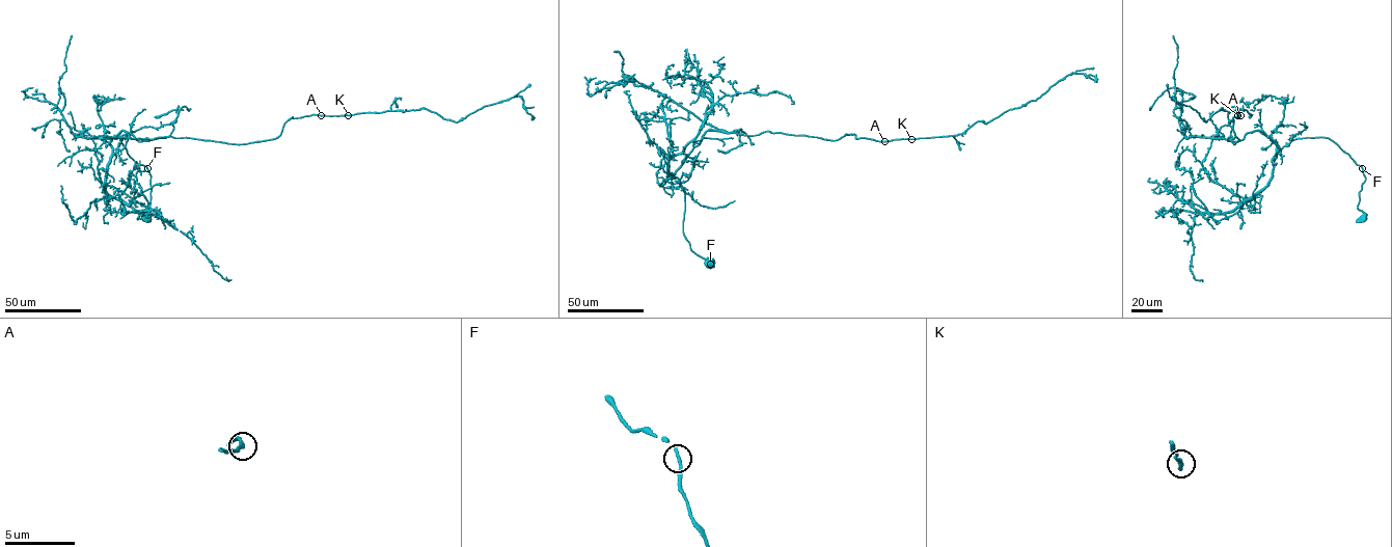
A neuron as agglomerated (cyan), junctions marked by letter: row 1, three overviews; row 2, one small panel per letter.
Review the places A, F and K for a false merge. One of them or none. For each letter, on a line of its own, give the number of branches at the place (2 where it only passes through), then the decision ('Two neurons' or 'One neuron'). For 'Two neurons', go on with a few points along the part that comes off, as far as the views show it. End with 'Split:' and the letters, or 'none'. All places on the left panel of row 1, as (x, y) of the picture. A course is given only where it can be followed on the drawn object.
A: Branches: 2. One neuron
F: Branches: 2. One neuron
K: Branches: 2. One neuron
Split: none

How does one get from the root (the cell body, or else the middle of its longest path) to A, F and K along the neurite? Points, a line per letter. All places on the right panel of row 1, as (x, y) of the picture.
A: (1363, 219), (1362, 167), (1336, 143), (1297, 138), (1277, 154), (1254, 131), (1231, 136), (1234, 144), (1240, 115)
F: (1363, 219), (1364, 214), (1358, 208), (1359, 192), (1365, 179), (1362, 168)
K: (1363, 219), (1362, 167), (1334, 142), (1297, 138), (1277, 154), (1254, 131), (1231, 136), (1234, 144), (1237, 115)

